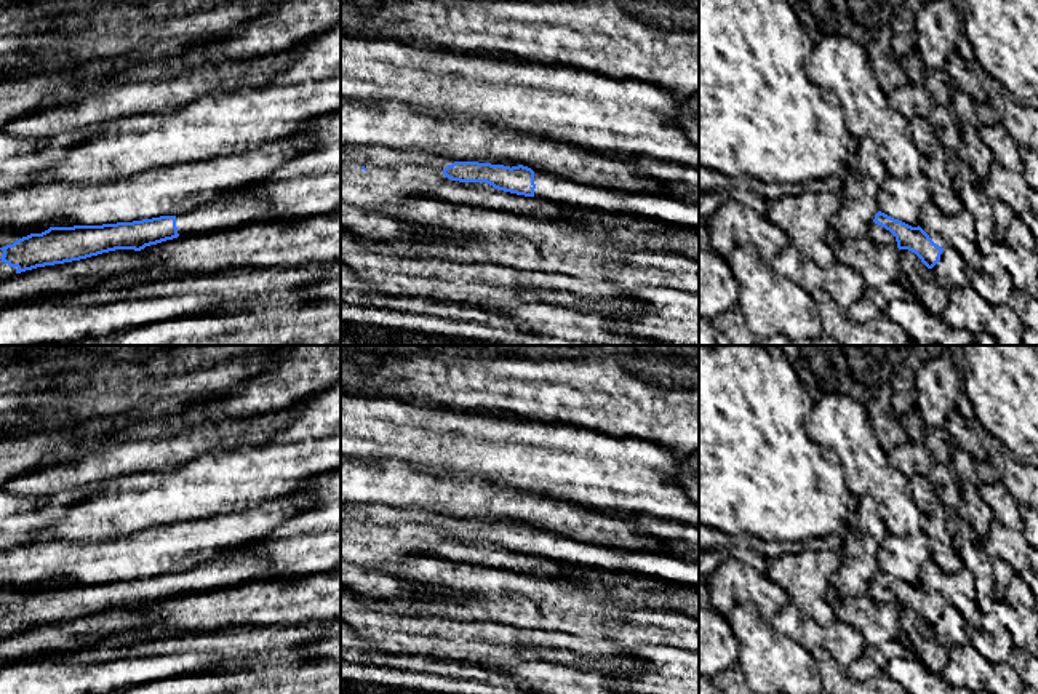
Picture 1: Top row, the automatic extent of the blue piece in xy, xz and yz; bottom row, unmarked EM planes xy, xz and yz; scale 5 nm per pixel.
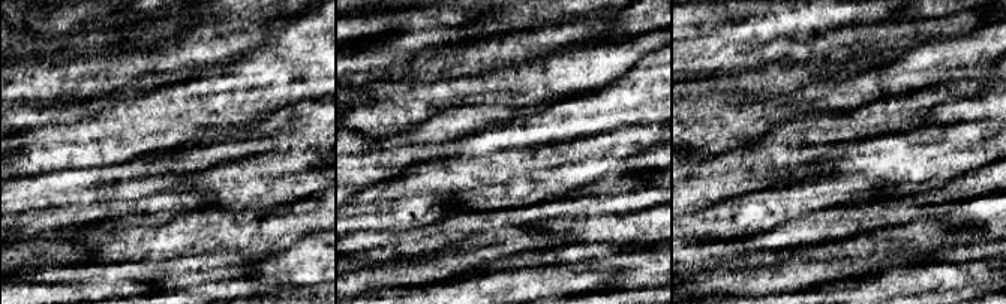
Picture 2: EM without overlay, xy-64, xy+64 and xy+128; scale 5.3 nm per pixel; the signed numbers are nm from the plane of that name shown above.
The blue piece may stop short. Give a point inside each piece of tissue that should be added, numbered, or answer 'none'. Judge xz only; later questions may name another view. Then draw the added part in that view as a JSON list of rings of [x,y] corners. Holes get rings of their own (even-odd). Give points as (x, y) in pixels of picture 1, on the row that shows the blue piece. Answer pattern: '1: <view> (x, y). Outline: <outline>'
1: xz (389, 159). Outline: [[[341,146],[341,158],[349,163],[368,163],[384,170],[440,170],[453,165],[449,158],[421,149],[390,149],[385,146]]]
2: xz (638, 232). Outline: [[[534,171],[534,184],[534,197],[574,208],[577,211],[574,222],[589,232],[616,238],[632,249],[673,251],[699,261],[699,232],[649,217],[609,216],[606,211],[606,201],[613,198],[609,189],[576,184],[537,171]]]

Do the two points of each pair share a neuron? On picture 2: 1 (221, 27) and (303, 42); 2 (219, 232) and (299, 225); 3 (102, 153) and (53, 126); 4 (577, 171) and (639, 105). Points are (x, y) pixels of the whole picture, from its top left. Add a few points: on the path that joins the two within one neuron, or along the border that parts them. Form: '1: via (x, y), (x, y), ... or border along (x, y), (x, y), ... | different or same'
1: border along (291, 15), (272, 20), (264, 39), (236, 57) | different
2: via (239, 231), (270, 231), (279, 228) | same
3: via (90, 141), (75, 126), (65, 126) | same
4: border along (622, 126), (582, 138) | different

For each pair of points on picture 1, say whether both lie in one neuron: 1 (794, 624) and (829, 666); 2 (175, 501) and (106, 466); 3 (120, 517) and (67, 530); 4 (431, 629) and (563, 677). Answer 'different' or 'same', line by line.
1: different
2: different
3: same
4: different

